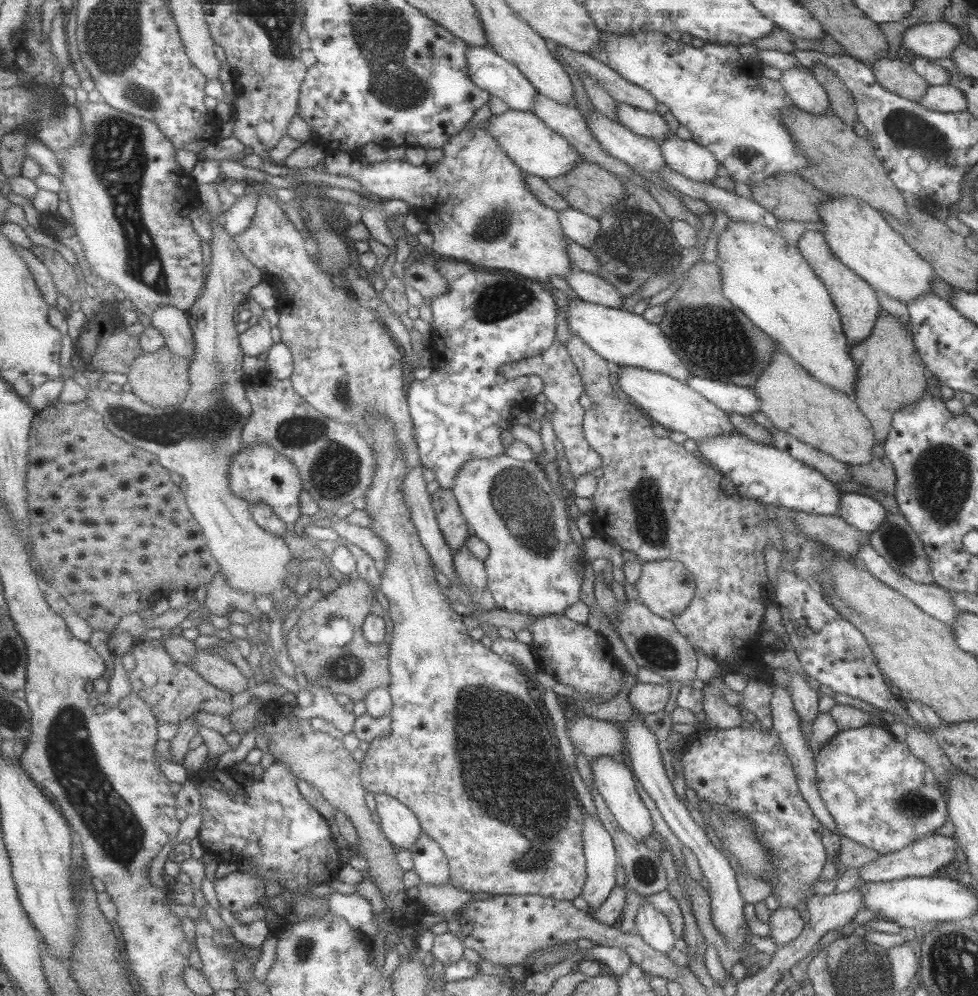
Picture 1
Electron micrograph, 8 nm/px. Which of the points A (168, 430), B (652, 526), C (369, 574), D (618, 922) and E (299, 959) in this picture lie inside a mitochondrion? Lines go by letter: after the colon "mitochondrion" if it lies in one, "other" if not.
A: mitochondrion
B: mitochondrion
C: other
D: other
E: mitochondrion

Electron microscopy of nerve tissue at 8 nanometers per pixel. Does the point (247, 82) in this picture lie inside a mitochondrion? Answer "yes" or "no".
no

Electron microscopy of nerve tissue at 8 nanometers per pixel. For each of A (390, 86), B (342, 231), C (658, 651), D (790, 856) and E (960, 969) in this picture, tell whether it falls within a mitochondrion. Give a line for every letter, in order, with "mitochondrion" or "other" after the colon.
A: mitochondrion
B: other
C: mitochondrion
D: mitochondrion
E: mitochondrion

